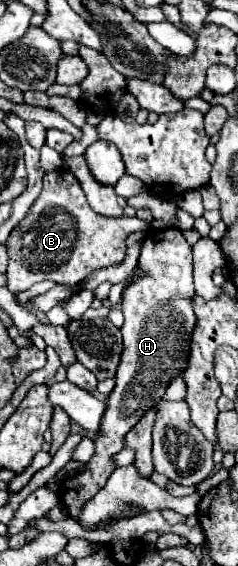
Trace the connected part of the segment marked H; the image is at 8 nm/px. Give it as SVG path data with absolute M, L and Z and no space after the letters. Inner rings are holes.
M151 229L147 233L137 263L139 275L133 277L121 297L121 311L125 315L121 327L123 353L115 377L117 385L109 395L105 419L101 421L101 435L95 439L95 455L89 459L85 473L63 481L59 489L61 503L71 517L79 515L83 503L91 499L113 473L115 465L111 463L111 455L123 449L121 443L127 431L145 415L145 411L163 399L167 385L189 365L191 335L197 325L193 313L195 287L191 261L191 245L179 229Z

